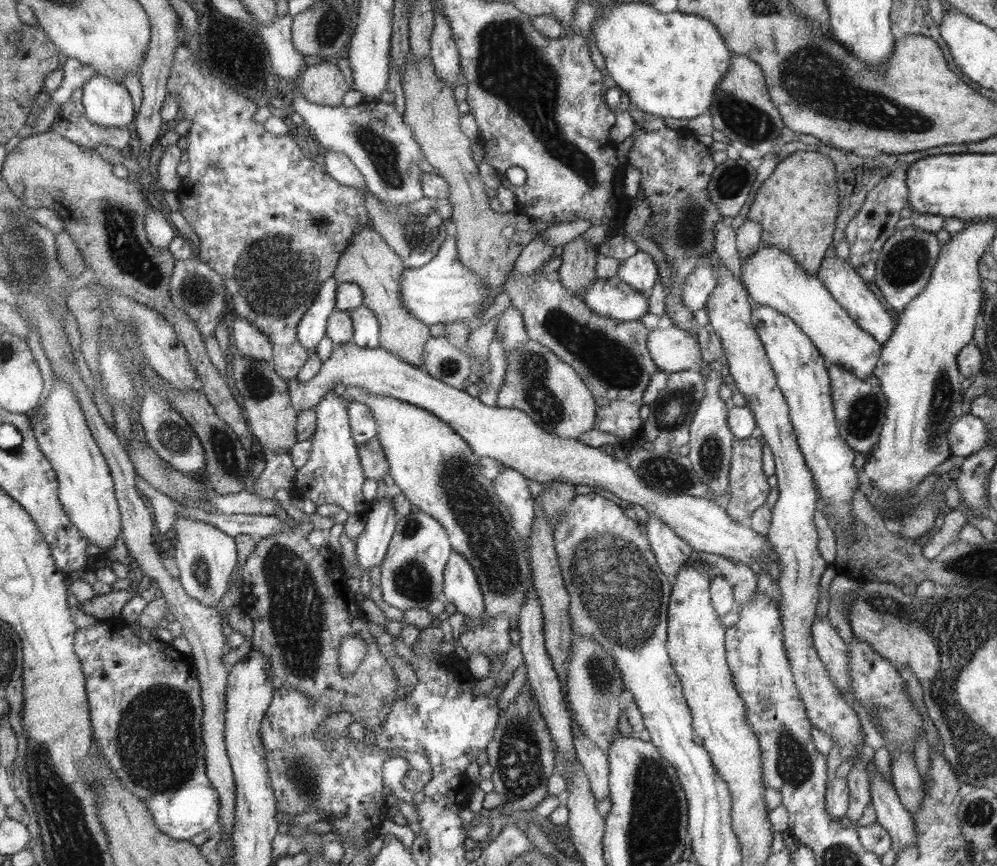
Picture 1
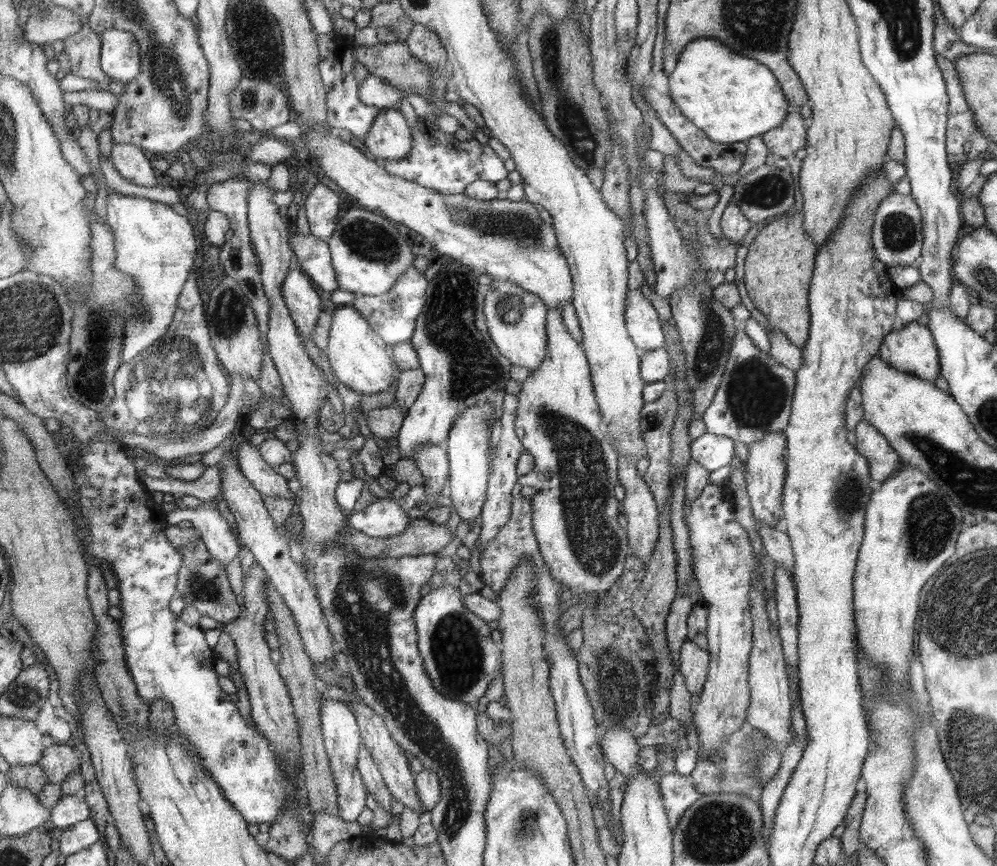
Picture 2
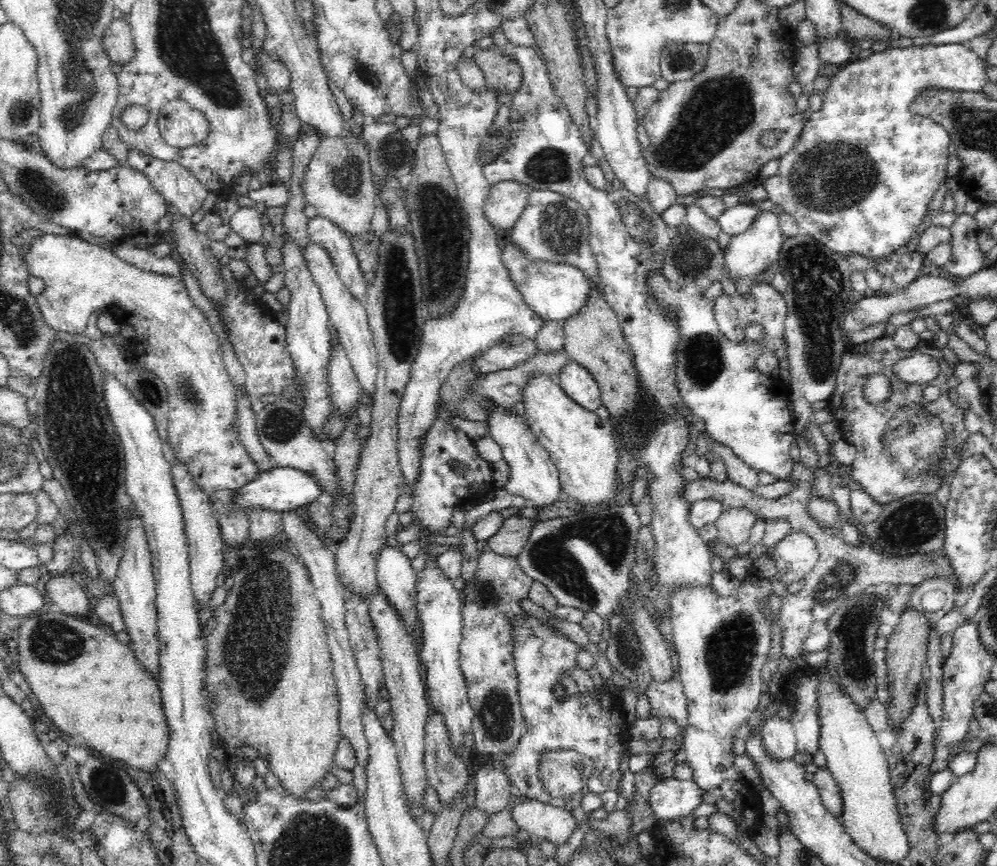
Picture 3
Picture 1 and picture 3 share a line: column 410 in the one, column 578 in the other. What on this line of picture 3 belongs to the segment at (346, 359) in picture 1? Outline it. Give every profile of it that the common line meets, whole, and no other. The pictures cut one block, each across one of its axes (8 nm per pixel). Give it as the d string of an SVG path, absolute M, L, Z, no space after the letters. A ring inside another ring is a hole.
M570 360L557 377L563 391L582 408L595 412L601 406L600 389L597 382L592 378L582 365Z

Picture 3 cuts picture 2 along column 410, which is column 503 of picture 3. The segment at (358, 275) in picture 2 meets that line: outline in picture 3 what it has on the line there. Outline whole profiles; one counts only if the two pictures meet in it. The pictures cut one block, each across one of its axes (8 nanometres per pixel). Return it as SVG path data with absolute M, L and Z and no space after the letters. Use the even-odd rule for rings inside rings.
M508 238L502 246L500 260L504 263L508 276L512 279L514 287L521 293L523 300L535 314L540 315L544 321L563 322L569 317L576 316L585 308L589 298L590 279L579 268L571 264L556 264L546 260L530 260Z

